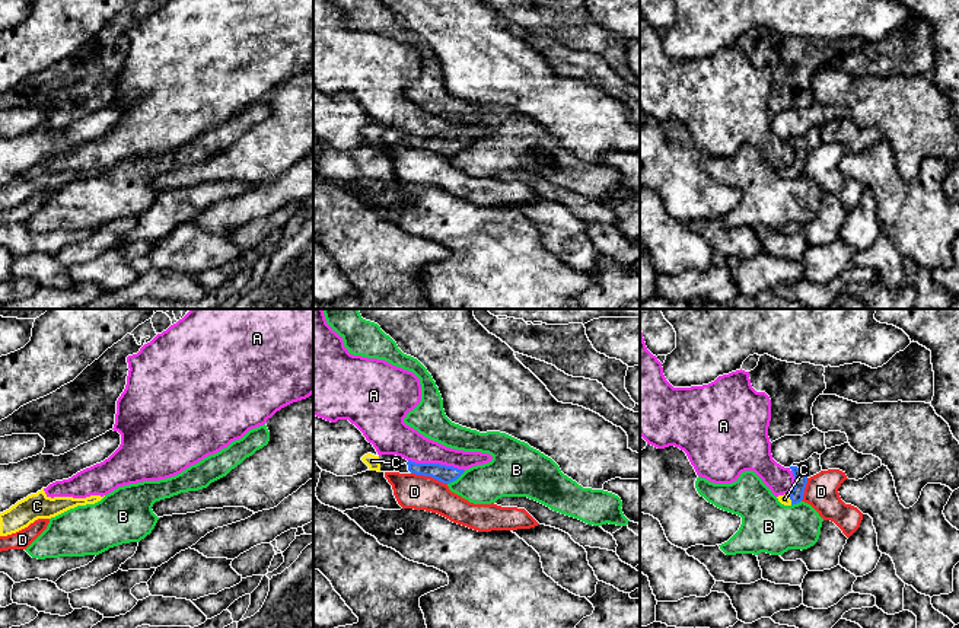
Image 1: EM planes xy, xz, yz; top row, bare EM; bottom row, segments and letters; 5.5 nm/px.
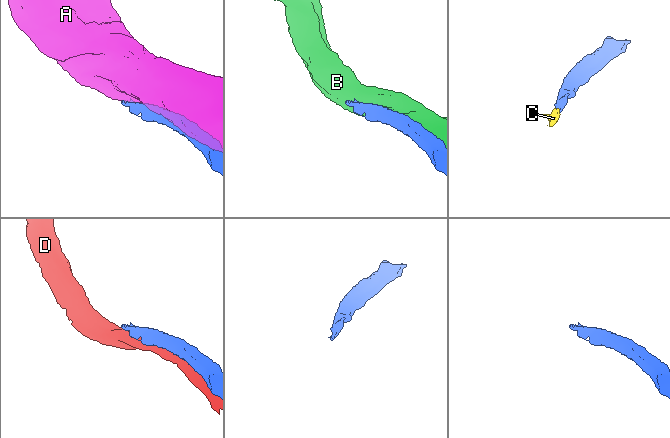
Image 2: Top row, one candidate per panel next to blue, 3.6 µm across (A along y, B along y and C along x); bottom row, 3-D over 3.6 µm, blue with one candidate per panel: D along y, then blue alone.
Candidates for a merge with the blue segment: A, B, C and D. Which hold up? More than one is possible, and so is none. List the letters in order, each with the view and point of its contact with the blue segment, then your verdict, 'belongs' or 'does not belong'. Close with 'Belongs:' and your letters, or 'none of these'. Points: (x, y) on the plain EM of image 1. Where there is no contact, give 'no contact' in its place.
A: contact xz (436, 137); does not belong
B: contact xz (456, 152); does not belong
C: contact yz (790, 172); belongs
D: contact xz (429, 149); does not belong
Belongs: C

